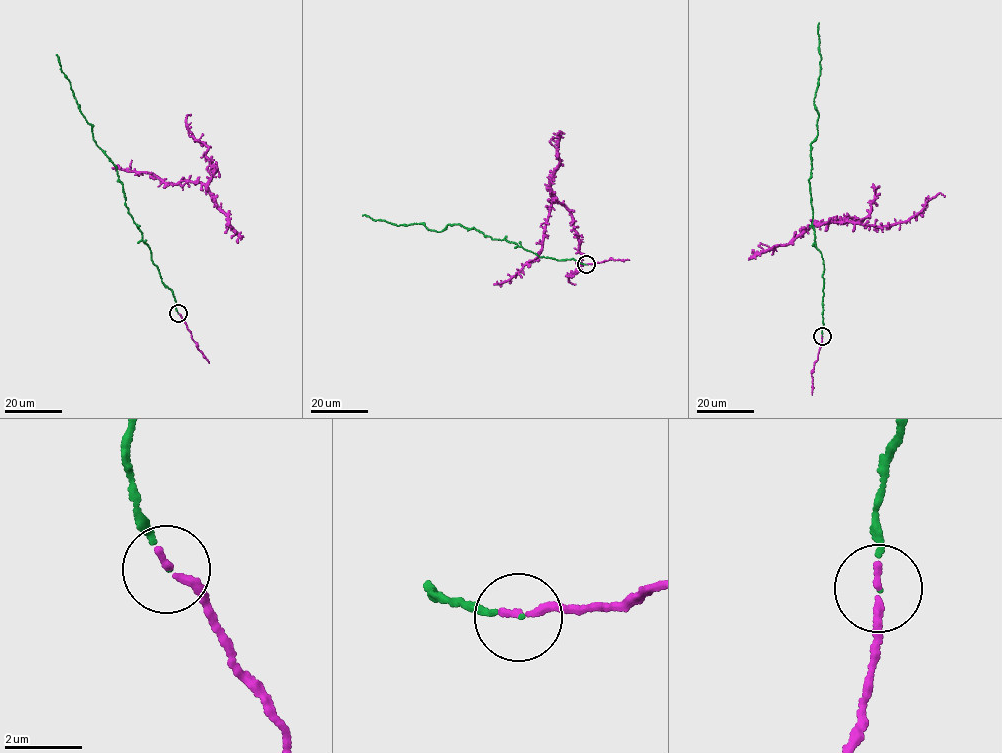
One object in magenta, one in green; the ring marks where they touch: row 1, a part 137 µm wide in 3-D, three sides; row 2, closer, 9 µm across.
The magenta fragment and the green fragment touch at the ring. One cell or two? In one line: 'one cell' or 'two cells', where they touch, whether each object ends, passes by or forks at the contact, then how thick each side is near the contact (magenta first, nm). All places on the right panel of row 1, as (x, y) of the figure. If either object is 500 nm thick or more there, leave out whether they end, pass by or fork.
one cell | (822, 336) | magenta ends | green ends | 200/60 nm

